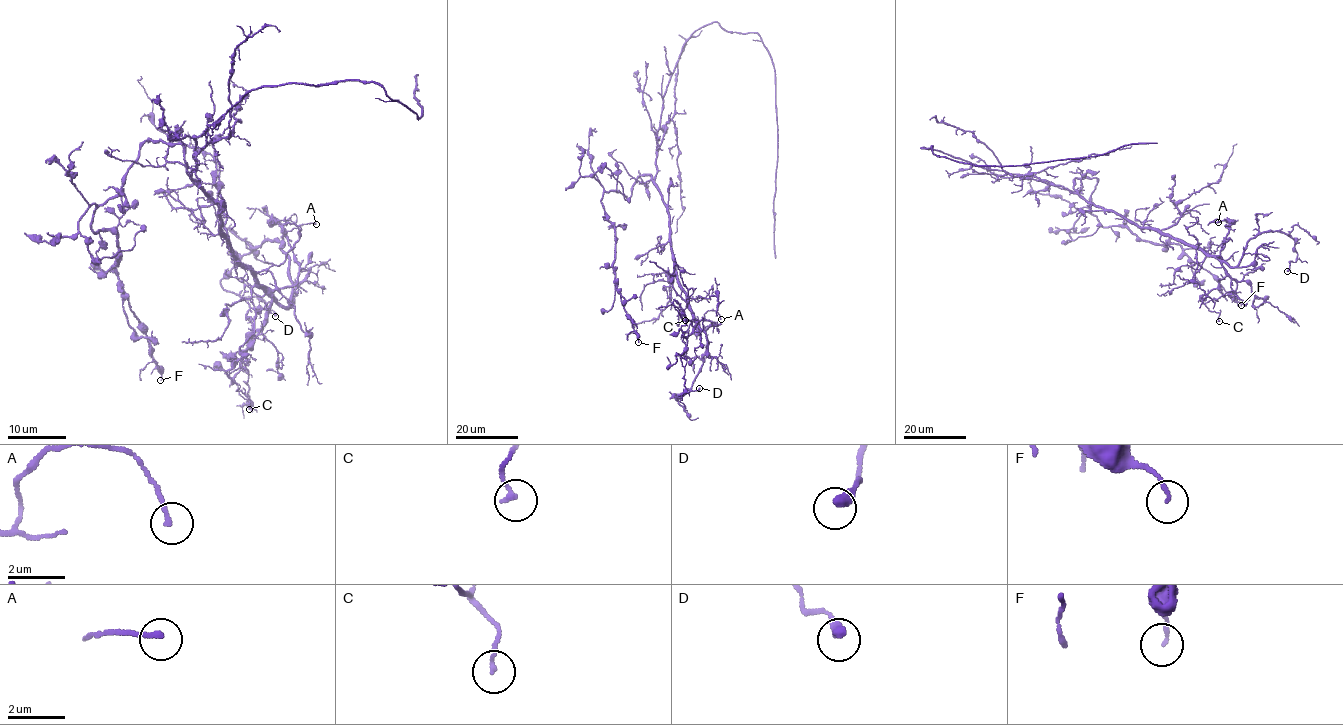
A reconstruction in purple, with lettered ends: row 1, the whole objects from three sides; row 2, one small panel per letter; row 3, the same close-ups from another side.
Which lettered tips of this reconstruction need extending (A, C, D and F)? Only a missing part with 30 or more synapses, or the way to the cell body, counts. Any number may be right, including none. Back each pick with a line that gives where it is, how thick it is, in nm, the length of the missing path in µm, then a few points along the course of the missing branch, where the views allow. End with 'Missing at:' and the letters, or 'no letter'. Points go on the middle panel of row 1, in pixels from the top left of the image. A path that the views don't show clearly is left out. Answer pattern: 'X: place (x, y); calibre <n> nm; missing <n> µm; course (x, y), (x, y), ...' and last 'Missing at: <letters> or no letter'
Missing at: no letter

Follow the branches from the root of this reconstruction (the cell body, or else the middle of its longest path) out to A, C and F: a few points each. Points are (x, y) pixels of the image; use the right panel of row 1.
A: (1017, 174), (1061, 185), (1140, 226), (1157, 228), (1219, 257), (1229, 222), (1215, 219), (1209, 223), (1218, 222)
C: (1017, 174), (1061, 185), (1140, 226), (1157, 228), (1213, 255), (1225, 276), (1200, 300), (1219, 313), (1219, 321)
F: (1017, 174), (1072, 192), (1076, 177), (1095, 177), (1090, 210), (1103, 226), (1178, 243), (1241, 305)

